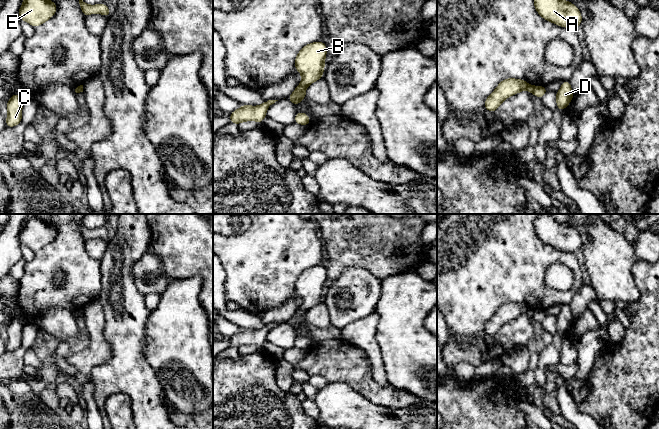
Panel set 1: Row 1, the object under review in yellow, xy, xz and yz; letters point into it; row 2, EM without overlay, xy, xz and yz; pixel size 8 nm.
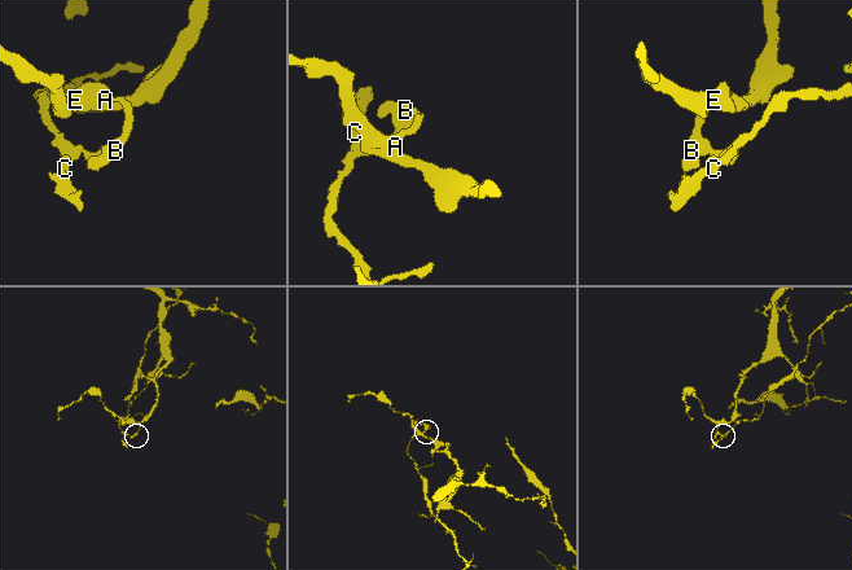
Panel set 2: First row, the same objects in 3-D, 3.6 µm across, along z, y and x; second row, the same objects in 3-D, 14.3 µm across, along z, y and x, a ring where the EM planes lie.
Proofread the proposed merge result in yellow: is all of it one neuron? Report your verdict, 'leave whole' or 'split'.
split

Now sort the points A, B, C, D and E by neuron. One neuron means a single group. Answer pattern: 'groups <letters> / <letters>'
groups A B E / C D

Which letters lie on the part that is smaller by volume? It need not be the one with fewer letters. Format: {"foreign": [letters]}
{"foreign": ["C", "D"]}

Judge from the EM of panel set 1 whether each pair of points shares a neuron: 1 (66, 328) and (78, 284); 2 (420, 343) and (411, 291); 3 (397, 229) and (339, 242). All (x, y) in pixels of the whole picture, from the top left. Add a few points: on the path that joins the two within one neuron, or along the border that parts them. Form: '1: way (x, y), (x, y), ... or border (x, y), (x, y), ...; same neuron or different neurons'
1: border (72, 310), (50, 308), (47, 311); different neurons
2: way (411, 330), (411, 304); same neuron
3: way (383, 238), (353, 238); same neuron

